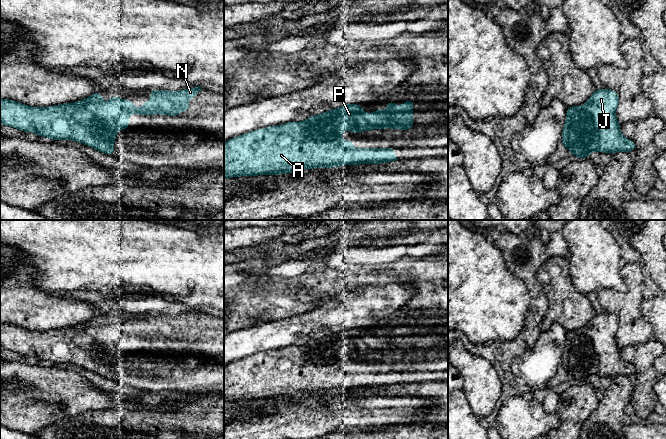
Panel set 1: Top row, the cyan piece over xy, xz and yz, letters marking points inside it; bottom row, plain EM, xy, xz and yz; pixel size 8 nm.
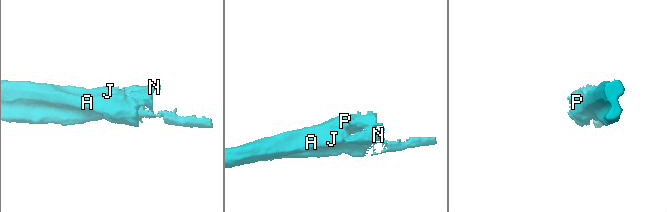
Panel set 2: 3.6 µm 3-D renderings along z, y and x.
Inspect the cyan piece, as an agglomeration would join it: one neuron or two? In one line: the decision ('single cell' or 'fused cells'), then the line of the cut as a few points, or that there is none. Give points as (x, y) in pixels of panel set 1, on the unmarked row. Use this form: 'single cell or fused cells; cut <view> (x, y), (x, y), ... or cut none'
single cell; cut none

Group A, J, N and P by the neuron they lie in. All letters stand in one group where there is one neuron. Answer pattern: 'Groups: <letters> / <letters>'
Groups: A J N P

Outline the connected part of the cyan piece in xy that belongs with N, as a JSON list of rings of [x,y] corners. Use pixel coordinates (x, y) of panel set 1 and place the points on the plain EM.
[[[198,310],[175,316],[150,314],[152,323],[141,332],[117,319],[109,322],[109,328],[105,329],[105,323],[99,316],[76,327],[43,332],[0,323],[0,346],[55,365],[71,363],[107,379],[114,379],[117,355],[129,352],[130,338],[177,340],[181,335],[189,334],[189,322],[196,321],[201,313]]]

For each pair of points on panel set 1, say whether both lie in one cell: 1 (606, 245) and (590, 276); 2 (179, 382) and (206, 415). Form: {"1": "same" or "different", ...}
{"1": "same", "2": "different"}

